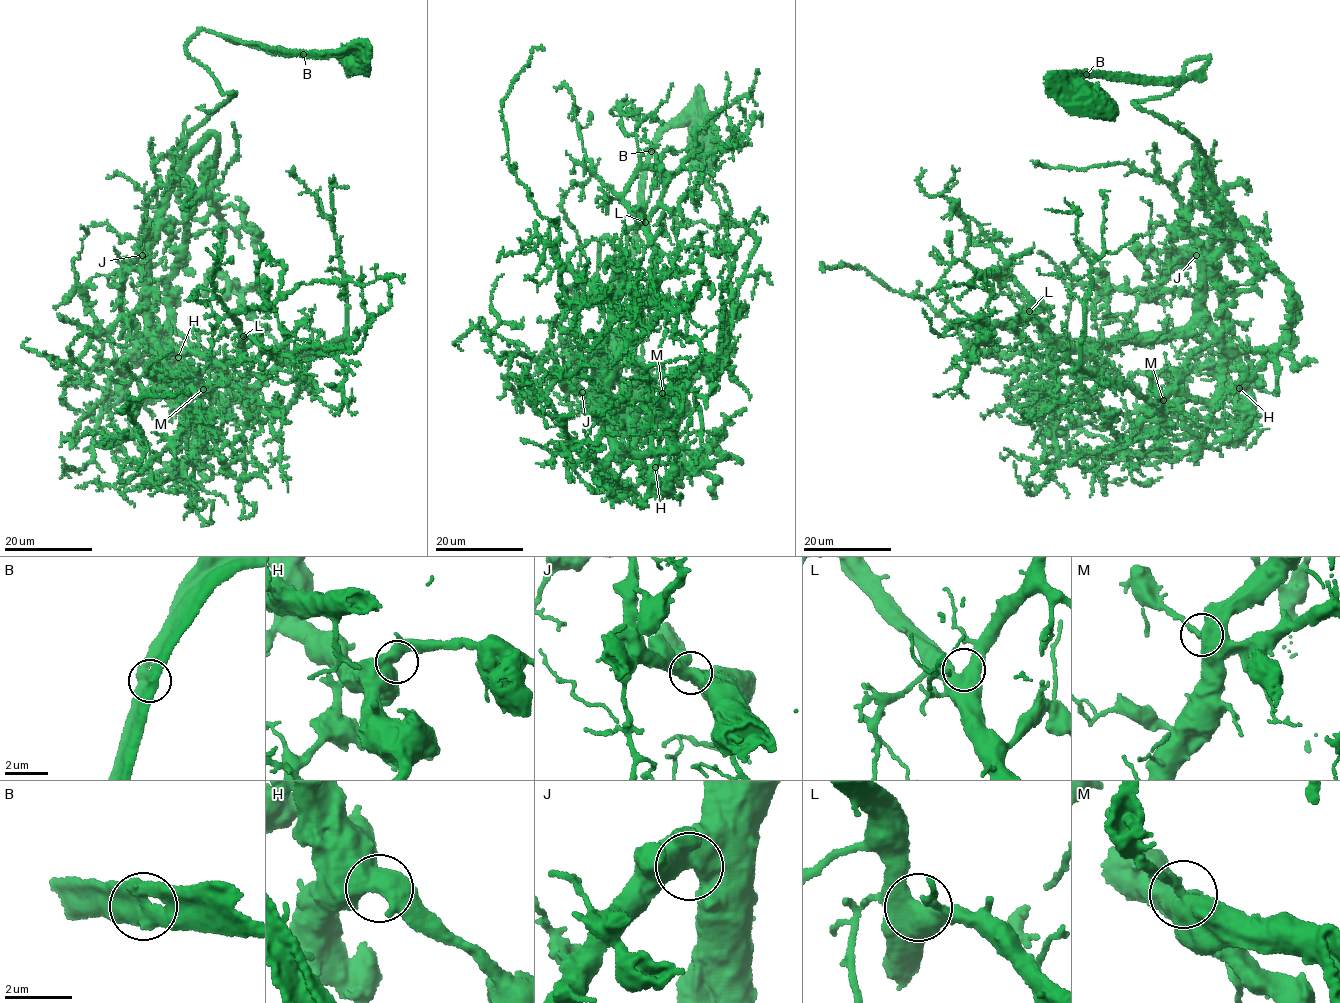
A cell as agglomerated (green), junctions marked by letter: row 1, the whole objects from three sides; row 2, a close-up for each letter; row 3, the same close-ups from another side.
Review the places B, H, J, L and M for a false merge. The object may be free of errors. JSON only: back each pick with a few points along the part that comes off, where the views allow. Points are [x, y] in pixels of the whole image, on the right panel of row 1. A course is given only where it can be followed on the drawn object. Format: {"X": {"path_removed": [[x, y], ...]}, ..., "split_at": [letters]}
{"split_at": []}

